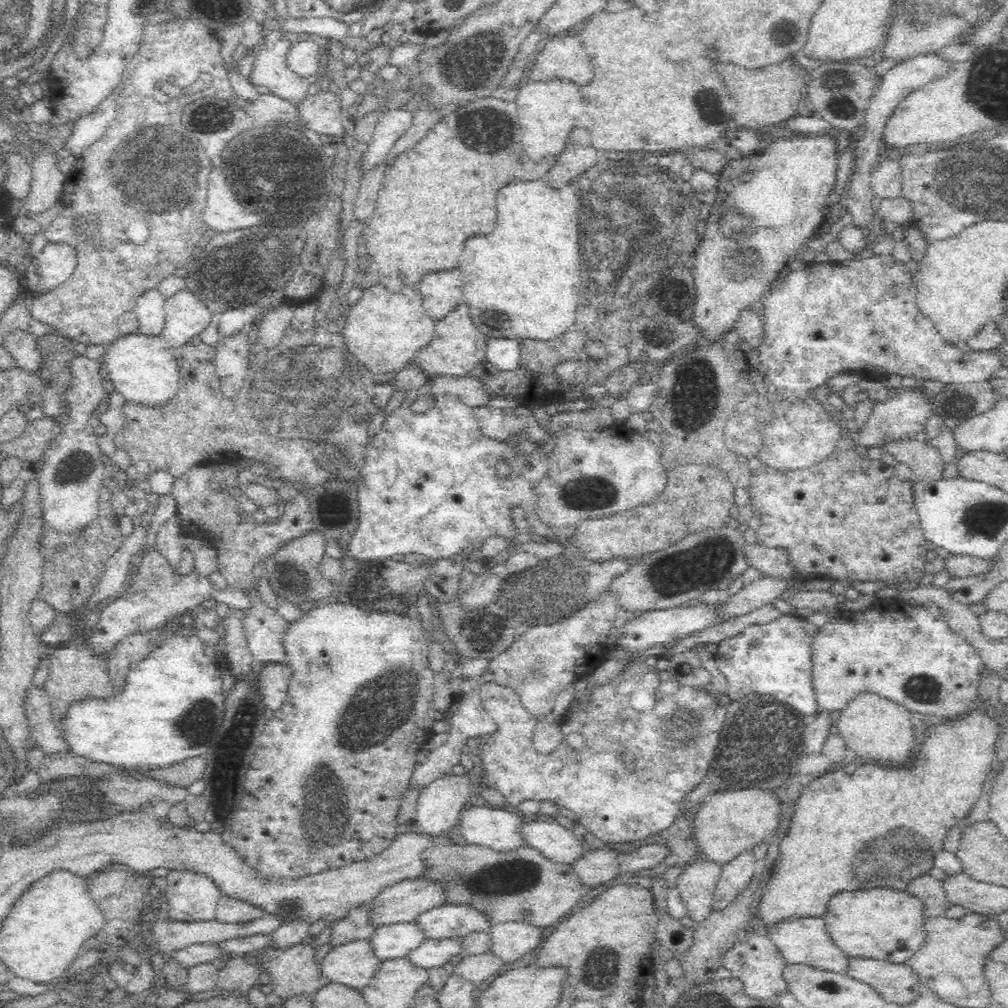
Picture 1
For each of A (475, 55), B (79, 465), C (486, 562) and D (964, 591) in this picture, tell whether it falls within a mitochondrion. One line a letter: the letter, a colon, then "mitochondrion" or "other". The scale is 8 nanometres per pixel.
A: mitochondrion
B: mitochondrion
C: other
D: other

